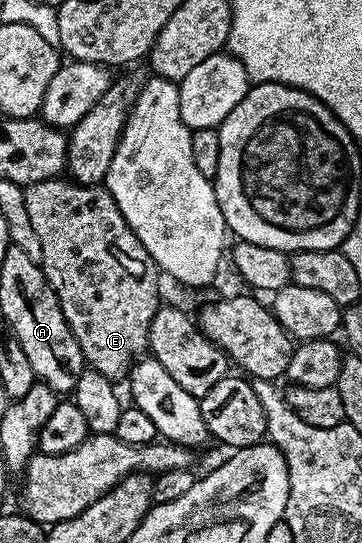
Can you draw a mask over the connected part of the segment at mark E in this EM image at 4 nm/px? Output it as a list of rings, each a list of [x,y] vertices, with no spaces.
[[[57,178],[27,185],[24,197],[30,222],[38,233],[38,242],[42,242],[39,265],[62,306],[62,314],[74,338],[80,343],[85,365],[107,380],[123,381],[133,364],[148,352],[150,322],[154,322],[154,314],[162,307],[161,277],[156,264],[142,242],[138,242],[134,230],[130,230],[126,218],[122,218],[122,210],[118,210],[107,188]]]

